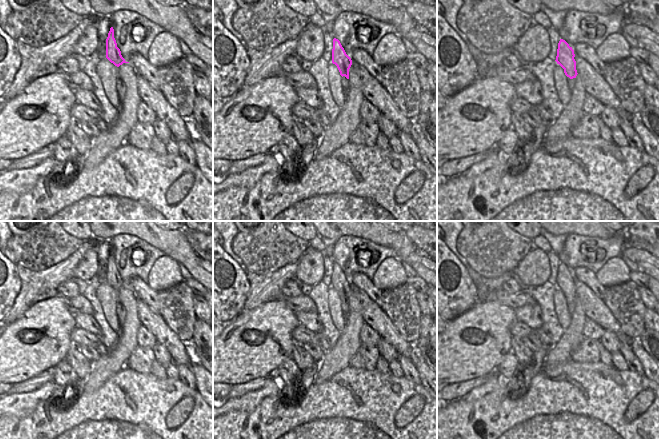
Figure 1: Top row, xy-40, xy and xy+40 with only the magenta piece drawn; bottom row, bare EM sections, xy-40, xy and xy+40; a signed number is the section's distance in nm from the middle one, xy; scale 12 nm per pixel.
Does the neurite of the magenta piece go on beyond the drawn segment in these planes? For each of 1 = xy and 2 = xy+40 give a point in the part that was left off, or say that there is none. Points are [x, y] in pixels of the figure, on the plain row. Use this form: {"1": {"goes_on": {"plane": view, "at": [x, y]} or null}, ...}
{"1": {"goes_on": {"plane": "xy", "at": [345, 306]}}, "2": {"goes_on": {"plane": "xy+40", "at": [571, 306]}}}

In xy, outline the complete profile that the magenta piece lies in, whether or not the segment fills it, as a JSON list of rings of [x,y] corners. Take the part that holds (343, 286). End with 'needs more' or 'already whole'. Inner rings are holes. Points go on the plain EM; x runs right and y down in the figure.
[[[333,263],[332,287],[335,288],[342,300],[342,310],[346,317],[350,314],[349,308],[349,293],[352,289],[351,282],[346,278],[340,265]]] | needs more

